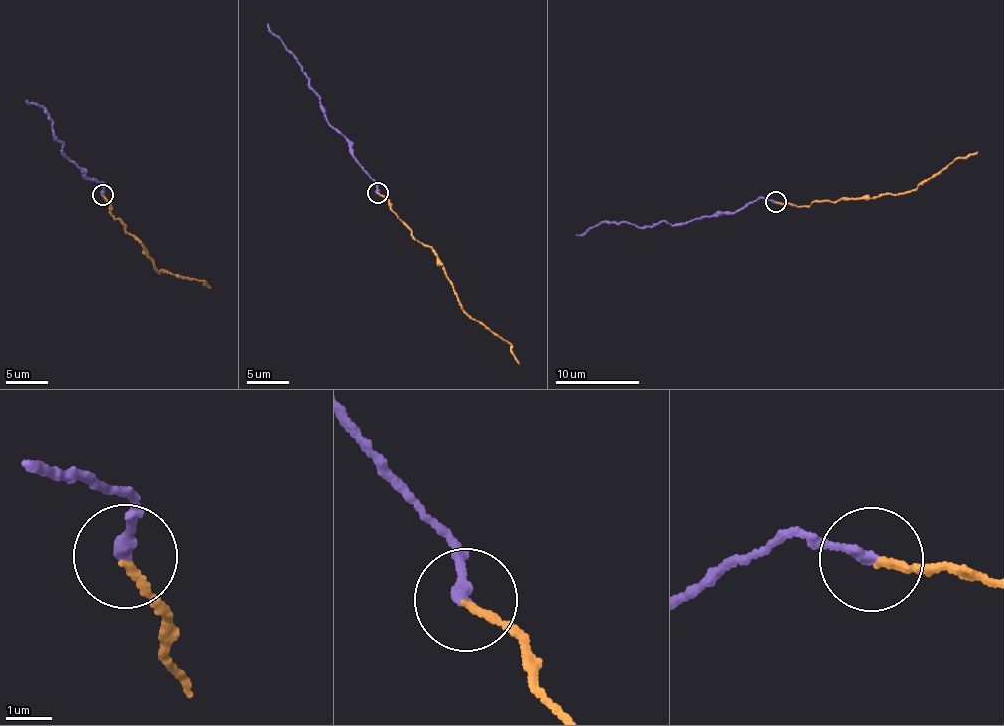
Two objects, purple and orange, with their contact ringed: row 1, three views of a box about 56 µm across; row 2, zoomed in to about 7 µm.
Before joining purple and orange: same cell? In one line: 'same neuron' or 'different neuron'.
same neuron

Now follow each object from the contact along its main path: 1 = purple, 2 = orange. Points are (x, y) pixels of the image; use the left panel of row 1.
1: (102, 194), (103, 183), (86, 177), (85, 169), (64, 156), (64, 144), (55, 138), (45, 107), (27, 99)
2: (102, 194), (110, 205), (112, 216), (141, 243), (154, 269), (200, 281), (210, 287)

